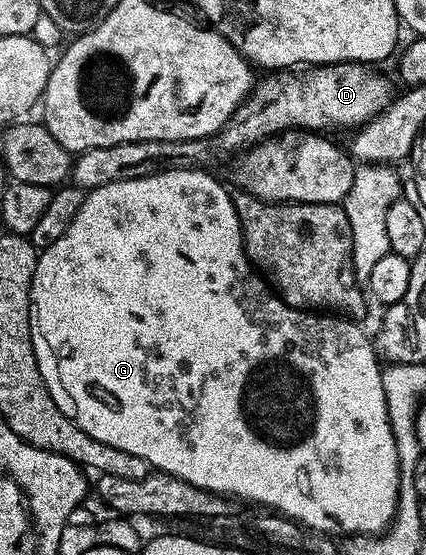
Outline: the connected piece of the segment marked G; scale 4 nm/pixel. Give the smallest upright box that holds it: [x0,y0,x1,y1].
[30,170,400,536]

